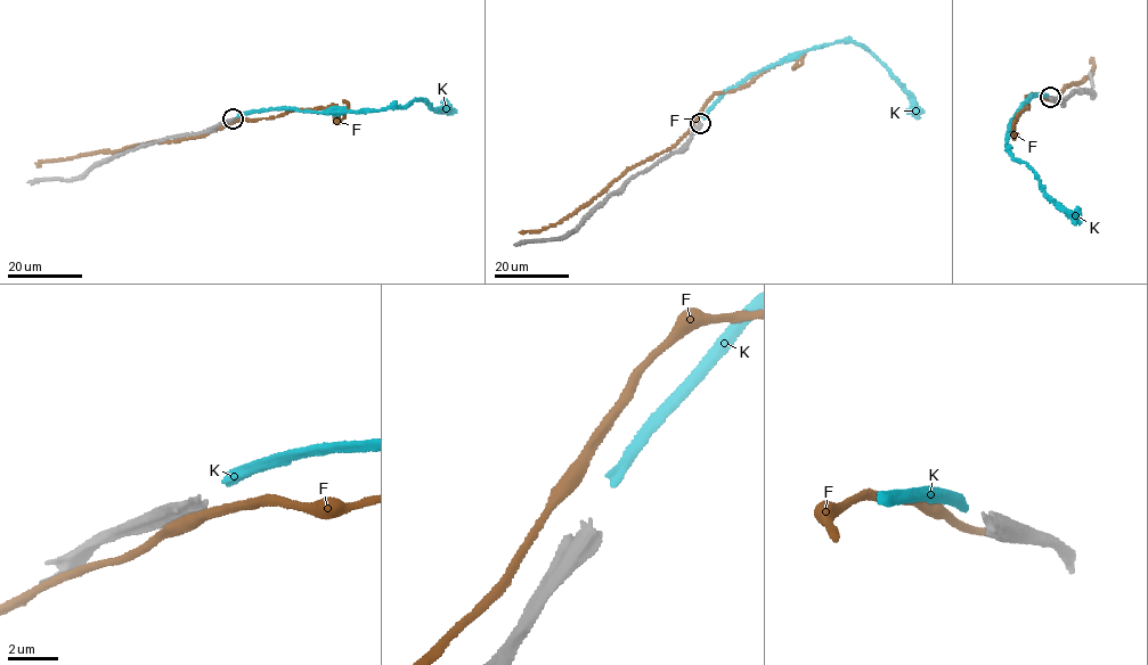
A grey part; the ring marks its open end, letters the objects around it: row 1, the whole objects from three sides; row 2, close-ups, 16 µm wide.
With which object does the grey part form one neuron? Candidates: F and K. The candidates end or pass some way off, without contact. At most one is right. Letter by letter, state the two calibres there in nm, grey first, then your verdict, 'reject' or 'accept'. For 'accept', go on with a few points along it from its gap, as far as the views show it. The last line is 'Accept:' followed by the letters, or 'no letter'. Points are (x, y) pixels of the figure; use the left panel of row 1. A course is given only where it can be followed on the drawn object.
F: 340 nm thick on the grey side, 480 nm on the other; reject
K: 340 nm thick on the grey side, 360 nm on the other; accept; it runs (237, 117), (283, 107), (318, 112), (397, 107), (417, 98), (428, 107), (450, 108)
Accept: K

